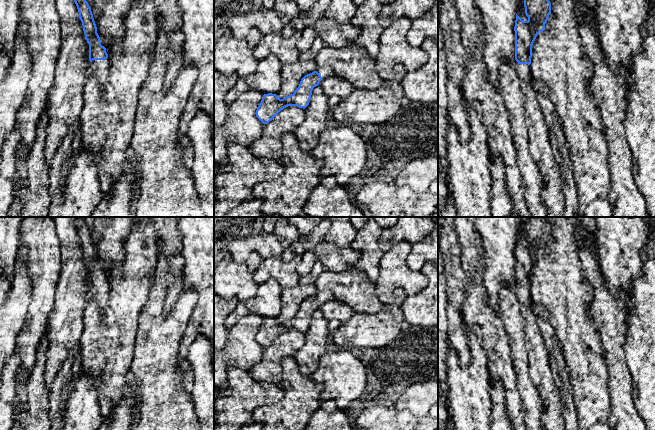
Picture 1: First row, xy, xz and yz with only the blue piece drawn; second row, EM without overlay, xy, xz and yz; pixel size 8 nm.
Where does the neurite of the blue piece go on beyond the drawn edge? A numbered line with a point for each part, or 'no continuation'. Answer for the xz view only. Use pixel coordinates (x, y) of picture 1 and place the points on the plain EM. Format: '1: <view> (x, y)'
1: xz (325, 296)

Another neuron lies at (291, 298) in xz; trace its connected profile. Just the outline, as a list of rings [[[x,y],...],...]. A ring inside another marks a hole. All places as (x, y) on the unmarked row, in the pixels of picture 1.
[[[316,263],[307,275],[300,277],[295,287],[283,289],[281,294],[281,312],[276,317],[278,322],[283,323],[293,318],[298,312],[301,303],[317,294],[316,280],[324,271],[321,263]]]

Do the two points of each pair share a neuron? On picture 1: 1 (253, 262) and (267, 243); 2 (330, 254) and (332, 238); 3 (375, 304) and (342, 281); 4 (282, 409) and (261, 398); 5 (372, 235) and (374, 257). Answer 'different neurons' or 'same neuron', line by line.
1: different neurons
2: different neurons
3: same neuron
4: different neurons
5: same neuron

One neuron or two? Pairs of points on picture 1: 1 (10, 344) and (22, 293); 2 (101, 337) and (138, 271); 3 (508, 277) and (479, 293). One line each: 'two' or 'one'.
1: one
2: one
3: two

